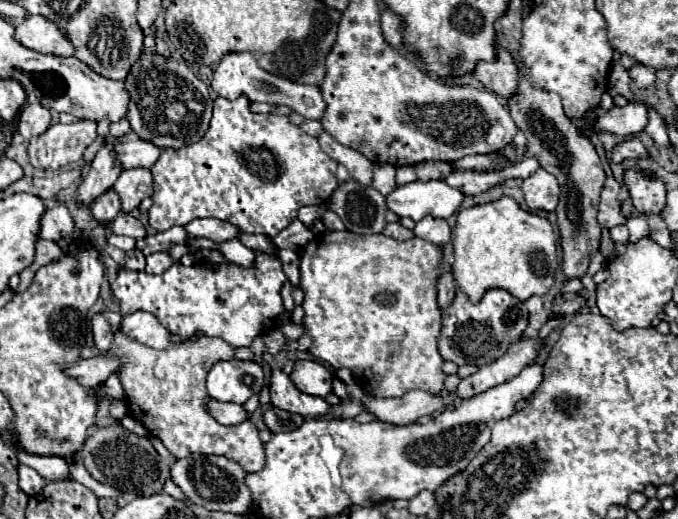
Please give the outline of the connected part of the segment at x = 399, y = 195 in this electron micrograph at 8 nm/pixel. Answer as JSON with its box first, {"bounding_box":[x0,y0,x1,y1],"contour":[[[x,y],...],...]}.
{"bounding_box":[386,181,466,221],"contour":[[[414,181],[398,187],[386,197],[386,201],[388,209],[392,209],[398,217],[412,217],[414,221],[420,221],[426,215],[448,219],[460,209],[464,197],[466,195],[462,191],[456,191],[446,181]]]}

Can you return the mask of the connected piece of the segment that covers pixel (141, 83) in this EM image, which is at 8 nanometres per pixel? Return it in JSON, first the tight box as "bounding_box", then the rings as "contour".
{"bounding_box":[124,53,214,149],"contour":[[[142,53],[130,69],[124,85],[130,93],[128,121],[140,139],[160,149],[180,149],[200,141],[208,131],[214,101],[208,95],[208,87],[186,63],[176,63],[174,59],[166,61],[158,53]]]}

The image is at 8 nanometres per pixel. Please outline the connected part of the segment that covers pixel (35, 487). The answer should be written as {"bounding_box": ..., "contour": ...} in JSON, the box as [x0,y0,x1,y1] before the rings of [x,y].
{"bounding_box":[18,465,46,495],"contour":[[[20,465],[18,467],[18,473],[20,473],[20,489],[26,493],[26,495],[38,495],[44,485],[46,485],[46,479],[40,477],[36,471],[32,471],[32,467],[24,467]]]}

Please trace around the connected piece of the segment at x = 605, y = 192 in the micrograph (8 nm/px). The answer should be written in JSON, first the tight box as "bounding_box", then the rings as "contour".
{"bounding_box":[598,177,626,227],"contour":[[[608,177],[602,189],[602,201],[600,201],[600,211],[598,211],[598,223],[602,227],[616,227],[626,223],[626,217],[620,211],[620,203],[618,203],[618,191],[620,191],[620,183],[616,183],[614,177]]]}

